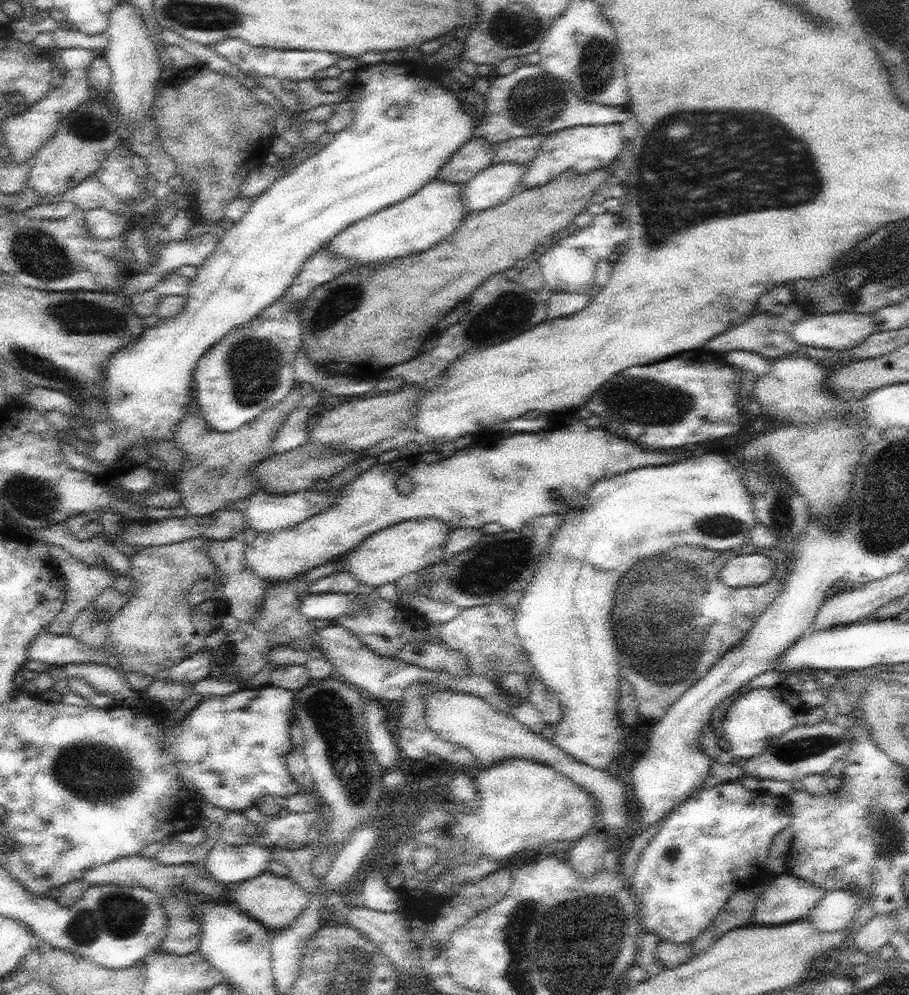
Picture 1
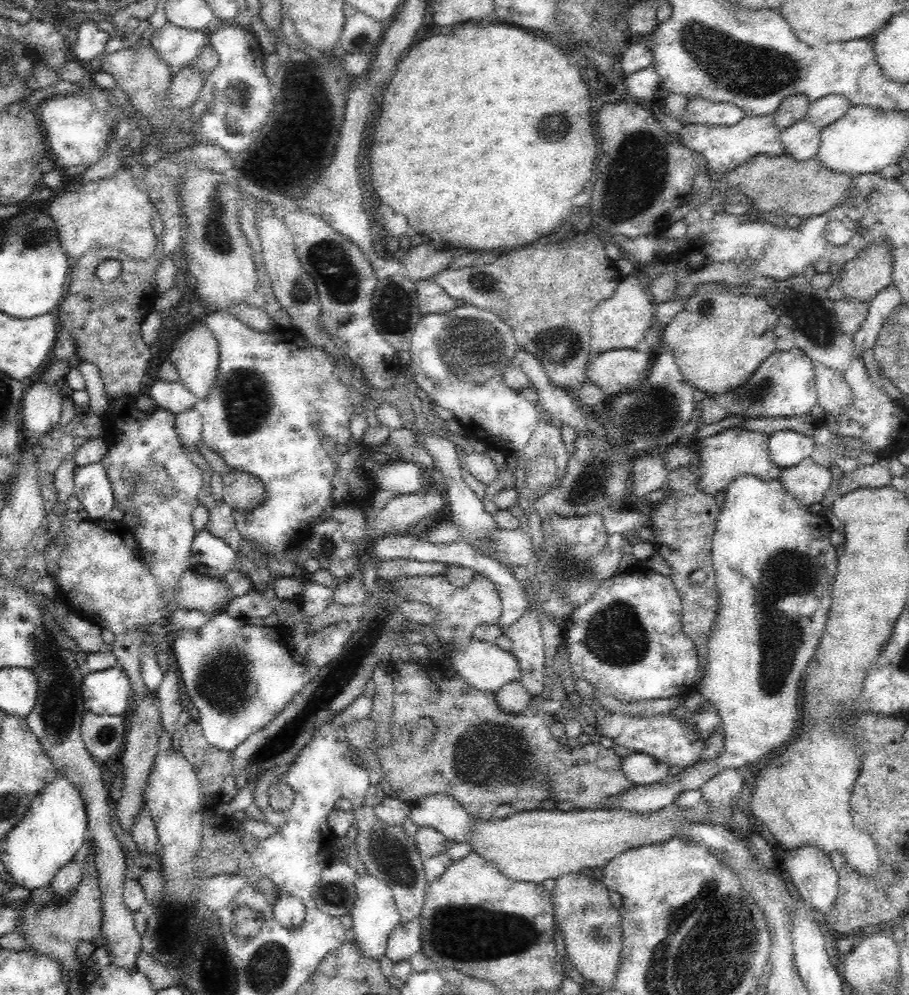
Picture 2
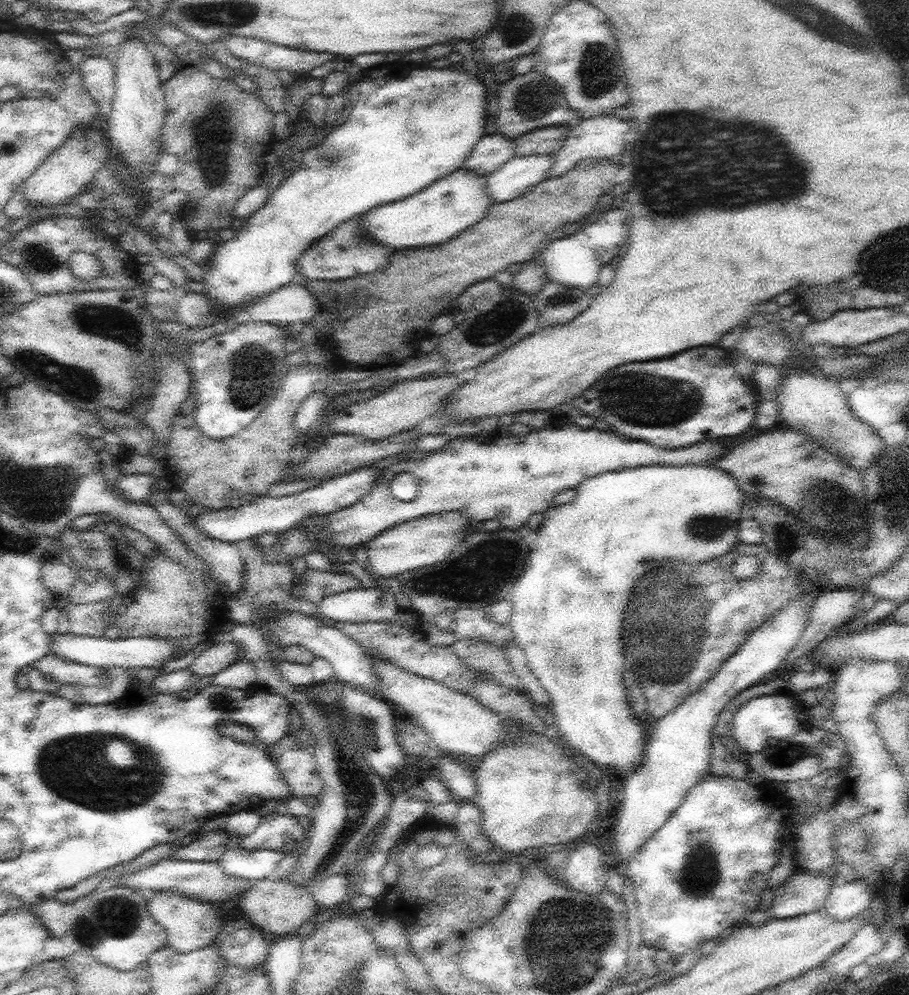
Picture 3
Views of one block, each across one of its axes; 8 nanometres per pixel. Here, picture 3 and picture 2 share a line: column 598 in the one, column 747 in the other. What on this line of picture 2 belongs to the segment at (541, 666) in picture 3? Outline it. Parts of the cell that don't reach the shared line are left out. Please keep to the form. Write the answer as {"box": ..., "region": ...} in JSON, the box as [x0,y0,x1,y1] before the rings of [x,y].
{"box":[616,476,841,814],"region":[[[739,476],[730,484],[730,488],[728,488],[725,493],[725,501],[722,505],[718,520],[716,521],[711,546],[716,591],[718,591],[718,608],[716,608],[716,620],[714,620],[714,624],[712,628],[710,628],[710,635],[708,635],[708,657],[705,673],[696,686],[696,692],[700,692],[702,697],[713,705],[713,708],[718,712],[722,720],[722,728],[725,732],[725,746],[723,752],[715,760],[706,761],[700,759],[690,767],[680,770],[676,775],[666,775],[666,778],[660,780],[660,782],[646,784],[644,786],[635,785],[630,788],[630,790],[622,794],[620,802],[616,804],[616,806],[621,807],[622,810],[631,810],[632,812],[641,812],[642,814],[660,810],[660,808],[674,803],[682,792],[700,789],[707,780],[714,778],[714,776],[716,776],[718,772],[722,772],[722,770],[738,769],[742,768],[742,766],[749,766],[750,764],[756,763],[761,760],[761,758],[768,756],[768,754],[780,750],[782,746],[786,746],[786,740],[790,742],[790,738],[794,736],[794,732],[796,732],[796,728],[798,728],[798,720],[802,718],[802,716],[800,716],[800,692],[803,676],[816,652],[818,644],[820,644],[820,638],[824,632],[832,602],[830,590],[837,571],[836,558],[838,558],[841,553],[836,546],[830,544],[828,537],[837,524],[832,520],[828,512],[810,514],[810,512],[806,510],[806,506],[798,504],[794,496],[787,494],[786,488],[783,488],[783,484],[779,479],[762,480],[756,476]]]}

